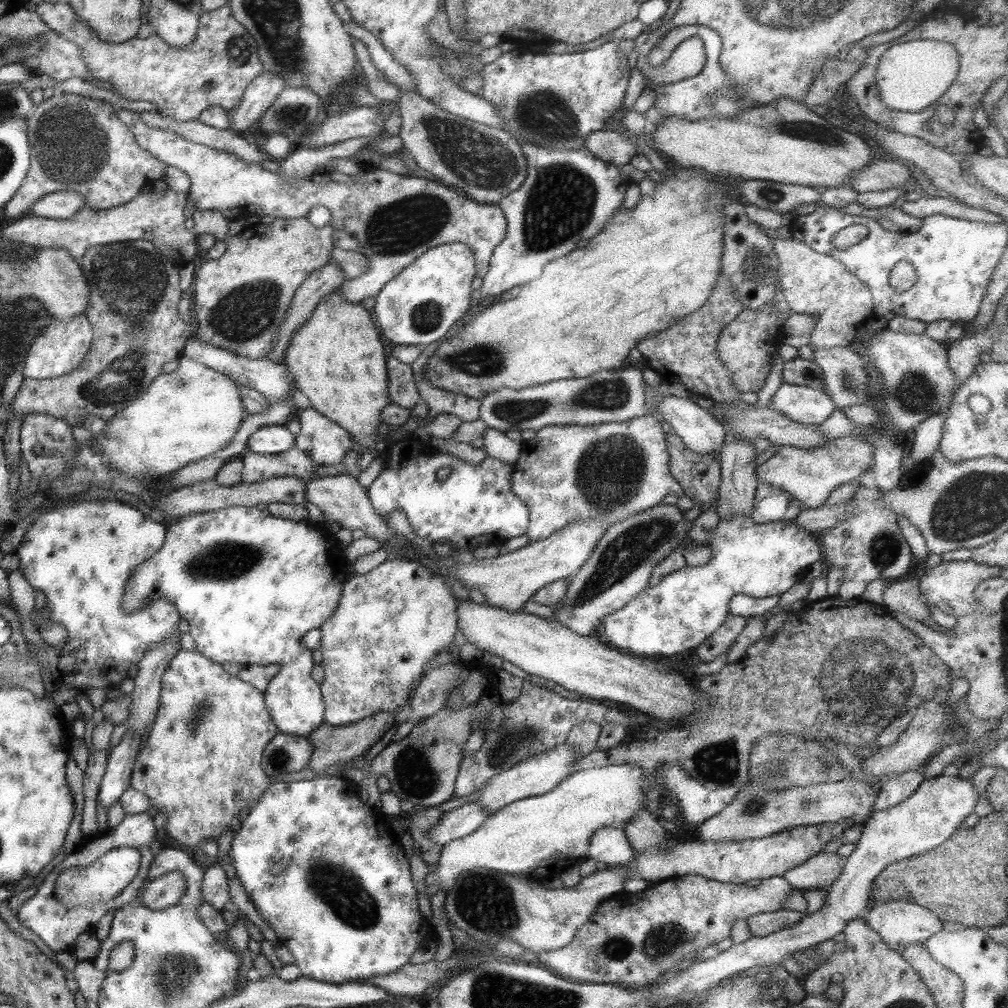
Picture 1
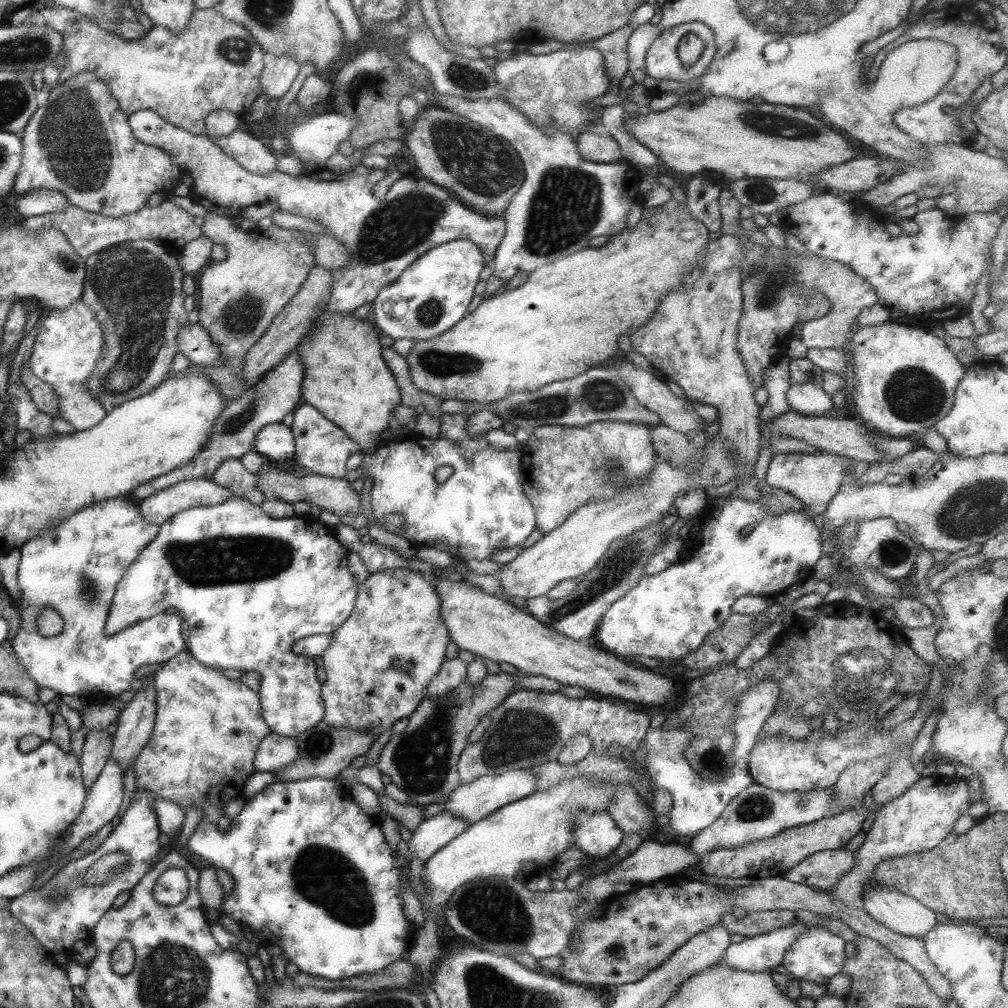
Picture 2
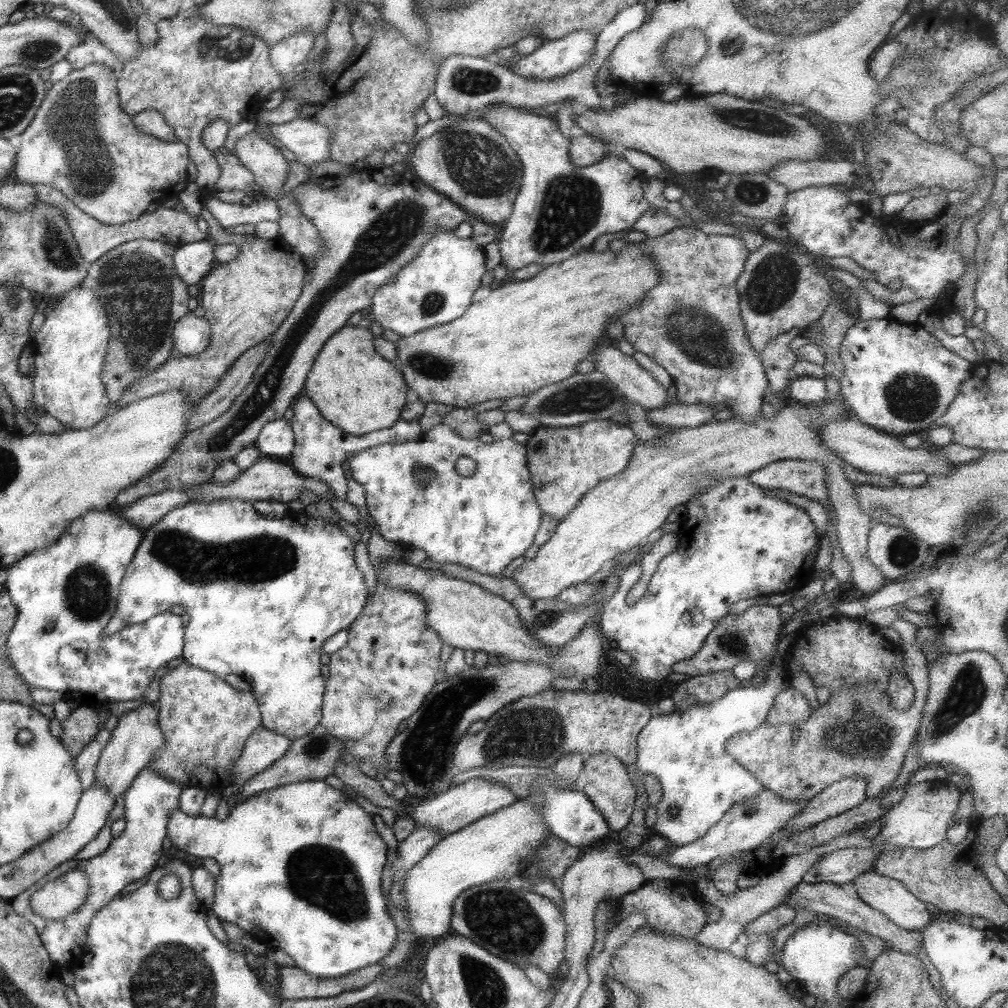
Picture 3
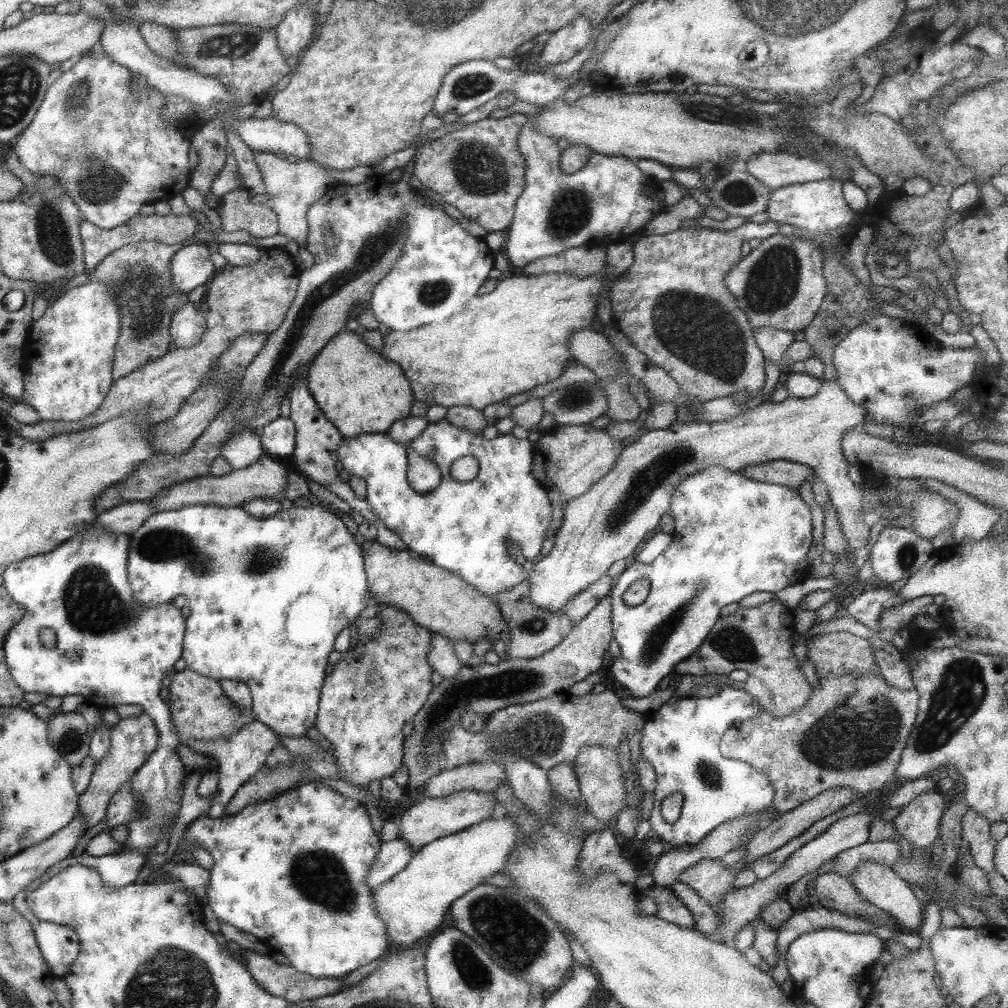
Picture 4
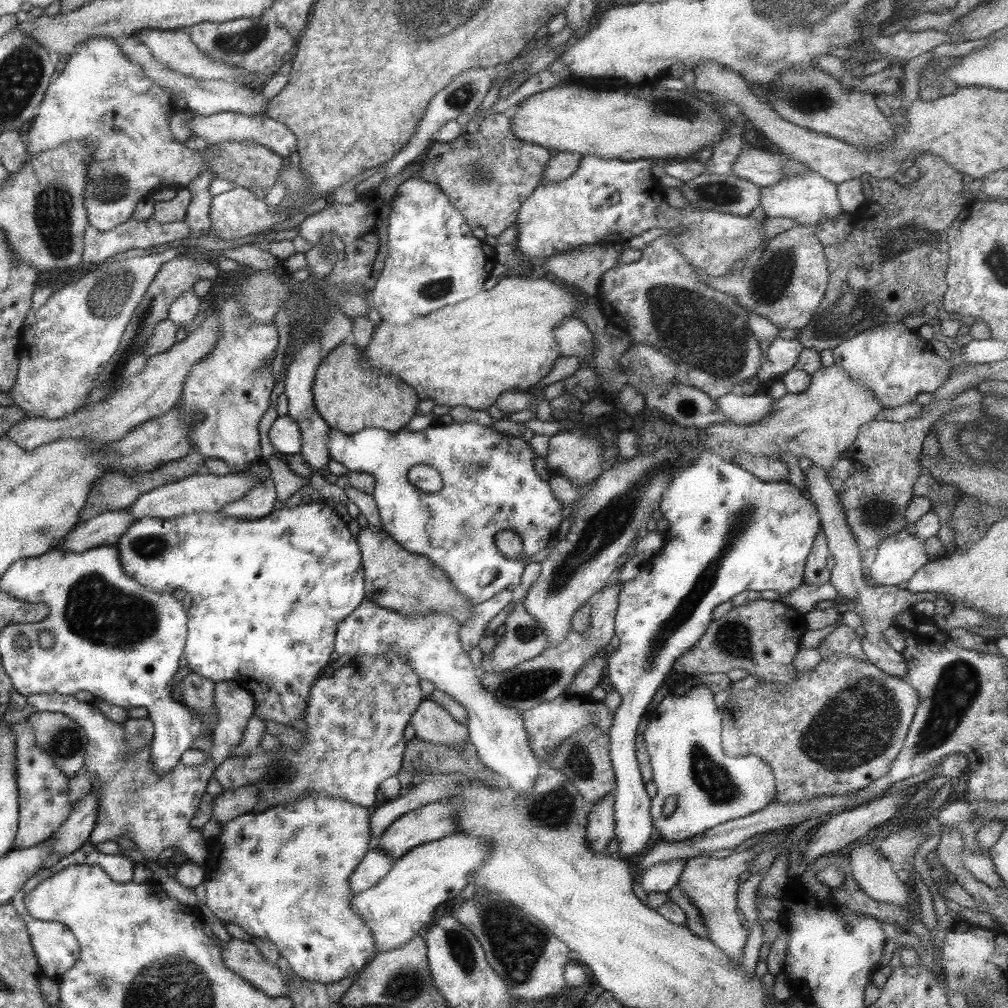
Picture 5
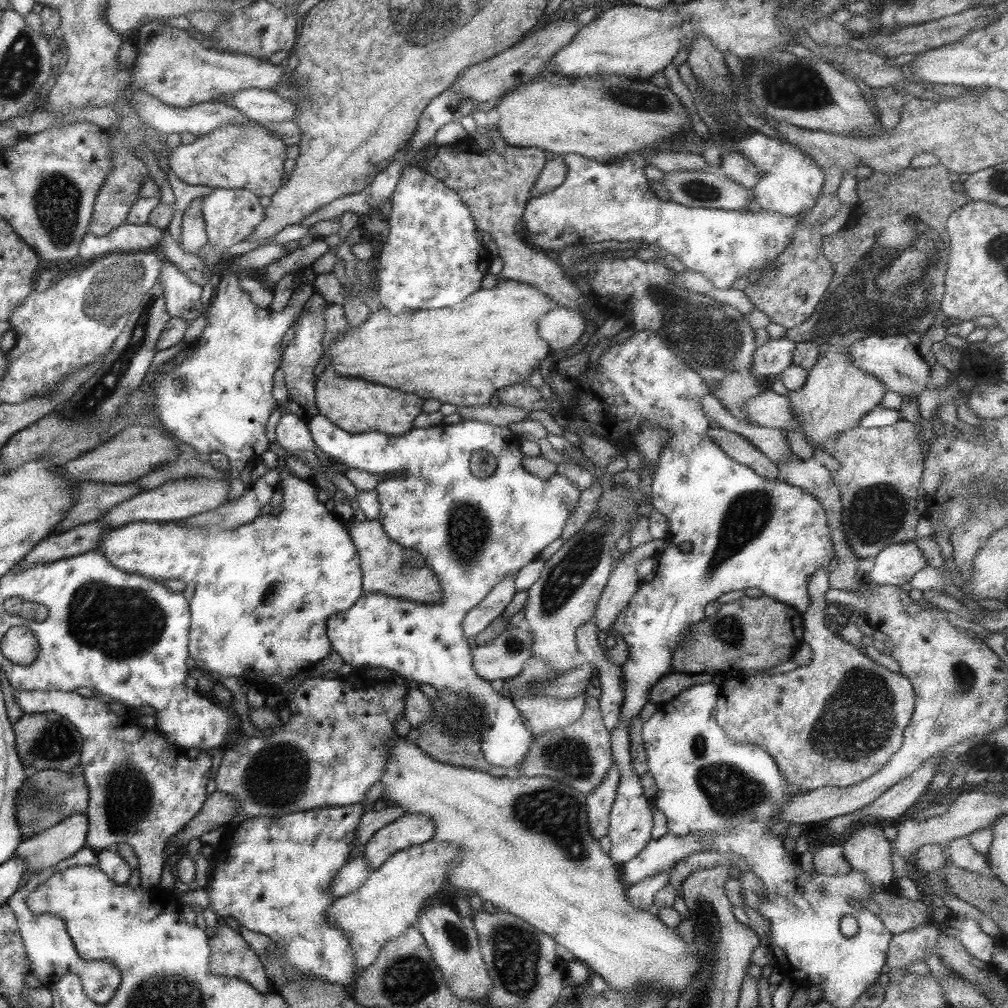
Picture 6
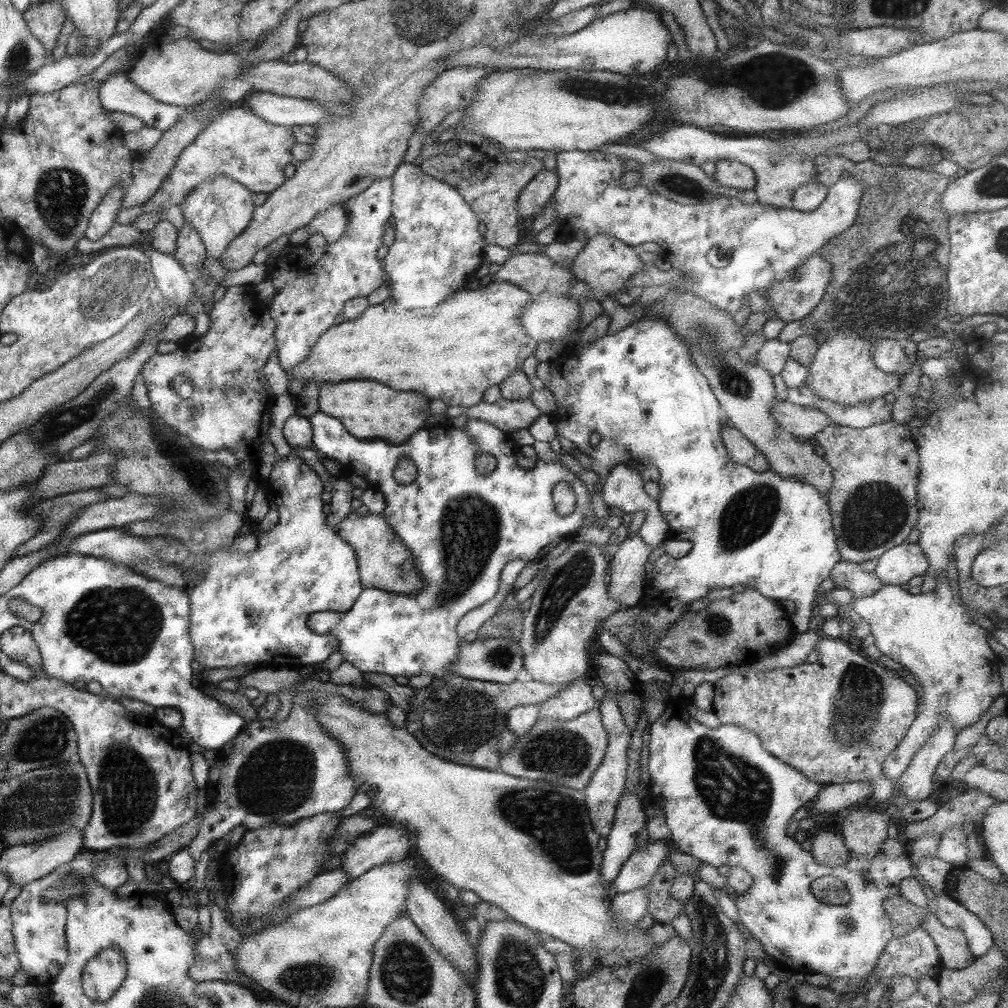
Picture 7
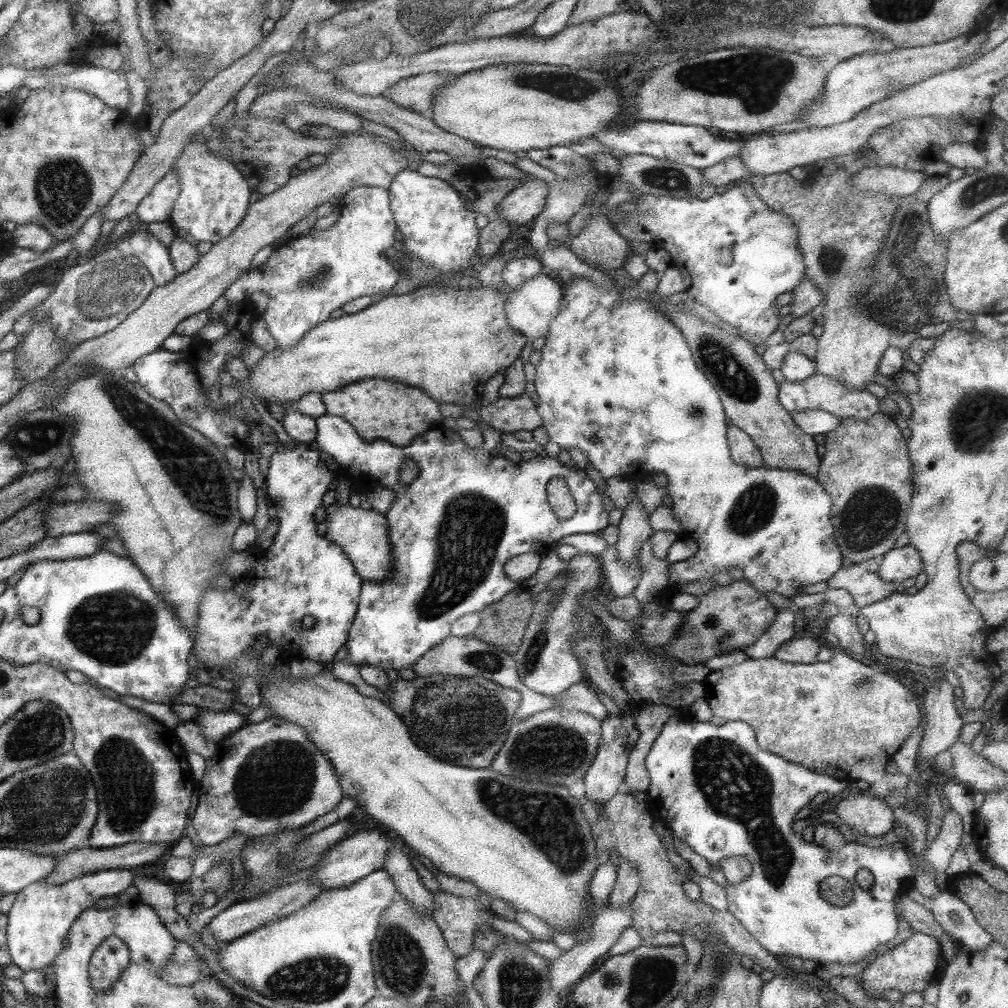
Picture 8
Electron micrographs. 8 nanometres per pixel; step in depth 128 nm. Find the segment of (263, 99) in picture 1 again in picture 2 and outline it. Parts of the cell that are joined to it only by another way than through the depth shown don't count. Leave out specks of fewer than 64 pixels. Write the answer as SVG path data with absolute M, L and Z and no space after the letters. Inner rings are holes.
M265 53L262 69L262 95L272 101L282 99L299 74L300 63L289 54L274 56Z

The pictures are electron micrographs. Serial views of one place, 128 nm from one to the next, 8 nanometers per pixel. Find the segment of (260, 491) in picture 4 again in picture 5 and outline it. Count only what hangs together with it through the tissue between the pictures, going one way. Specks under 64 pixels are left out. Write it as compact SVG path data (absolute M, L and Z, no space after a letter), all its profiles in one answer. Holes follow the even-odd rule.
M206 471L198 472L196 475L187 476L182 480L142 493L126 511L130 511L131 515L134 515L137 520L142 517L171 519L177 516L189 515L193 512L218 512L223 510L227 504L242 498L263 481L246 473L230 472L224 476L216 476Z

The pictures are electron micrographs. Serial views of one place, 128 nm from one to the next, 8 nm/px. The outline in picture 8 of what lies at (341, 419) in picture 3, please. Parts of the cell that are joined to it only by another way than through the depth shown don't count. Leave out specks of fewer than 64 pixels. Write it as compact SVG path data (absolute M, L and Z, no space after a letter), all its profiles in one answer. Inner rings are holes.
M364 380L336 392L325 392L322 398L327 414L348 420L362 438L367 441L386 439L398 447L409 445L415 436L430 430L430 426L435 428L443 420L438 404L426 392L398 382Z

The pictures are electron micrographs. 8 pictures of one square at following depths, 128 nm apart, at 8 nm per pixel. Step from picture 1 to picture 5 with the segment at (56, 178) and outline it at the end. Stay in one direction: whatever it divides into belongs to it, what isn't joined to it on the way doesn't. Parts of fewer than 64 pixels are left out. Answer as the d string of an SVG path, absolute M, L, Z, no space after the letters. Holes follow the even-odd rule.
M106 37L91 38L82 44L79 44L75 51L72 52L68 58L65 60L66 68L62 70L60 74L57 74L53 82L48 86L45 91L42 103L38 108L38 113L33 118L33 120L27 126L25 130L24 140L26 142L26 150L28 154L38 154L39 152L46 152L50 149L56 149L64 144L72 143L78 141L86 141L88 149L93 149L91 154L91 159L89 160L87 166L87 175L85 176L85 192L84 196L84 207L86 207L86 213L88 214L88 224L96 228L99 231L107 231L111 228L117 227L119 224L126 222L132 217L134 210L138 207L141 201L146 200L148 196L152 197L155 192L162 190L163 188L170 188L179 190L180 188L186 188L189 182L192 182L197 178L199 172L204 169L210 169L215 174L216 178L223 178L236 182L240 187L249 188L250 185L260 185L268 189L276 184L276 180L279 177L279 172L284 166L282 163L282 156L278 156L278 153L270 151L270 149L260 145L260 144L242 144L242 143L221 143L218 145L210 145L199 149L199 151L193 151L186 148L185 144L179 144L173 137L171 130L169 128L169 118L172 116L172 102L170 100L169 94L166 93L160 86L152 83L144 73L142 73L142 67L140 65L132 62L129 58L122 52L119 40L114 40Z

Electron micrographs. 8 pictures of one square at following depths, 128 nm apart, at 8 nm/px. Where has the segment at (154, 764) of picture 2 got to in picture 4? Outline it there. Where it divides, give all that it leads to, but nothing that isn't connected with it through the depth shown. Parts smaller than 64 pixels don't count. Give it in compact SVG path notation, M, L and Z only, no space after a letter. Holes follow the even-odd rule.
M185 668L178 671L174 678L165 682L170 693L169 707L172 713L173 727L176 729L181 744L185 744L189 740L208 742L227 738L238 732L245 724L255 720L252 710L240 712L235 704L224 696L218 681L200 675Z

